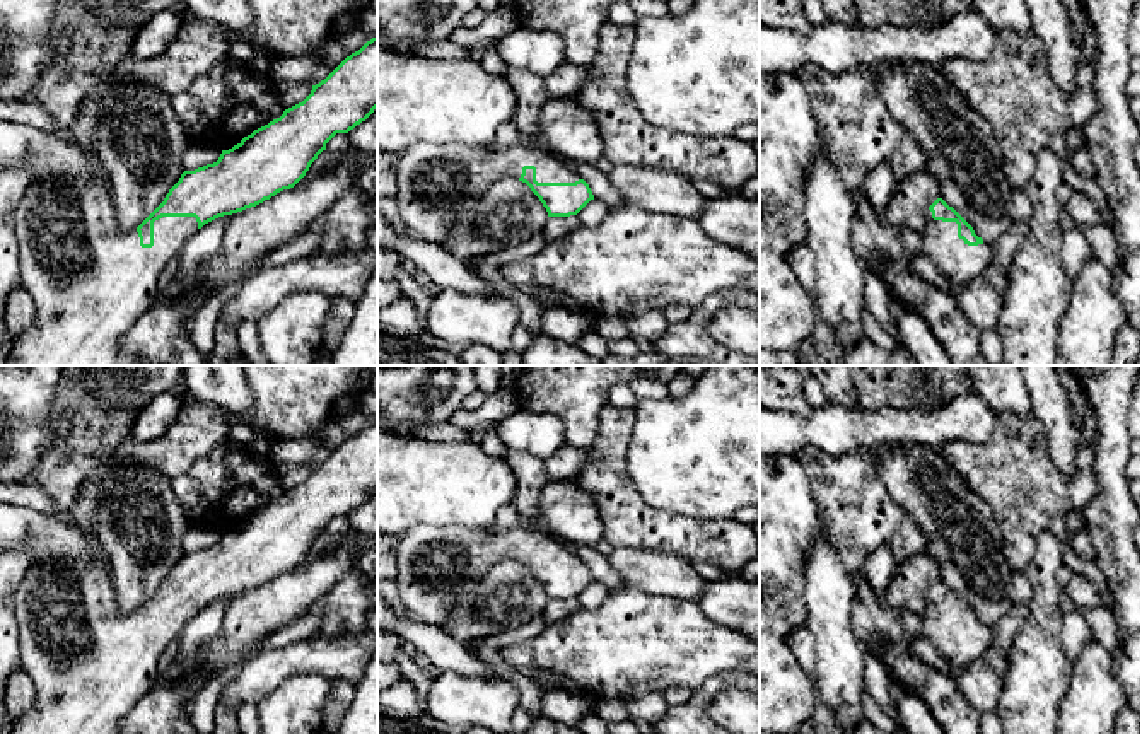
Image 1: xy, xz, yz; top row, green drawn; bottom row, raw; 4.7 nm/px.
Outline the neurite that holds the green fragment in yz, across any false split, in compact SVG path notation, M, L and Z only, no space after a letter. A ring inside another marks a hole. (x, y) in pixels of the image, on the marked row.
M942 198L927 210L922 236L925 254L949 280L946 288L954 299L992 259L992 248Z

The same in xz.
M418 143L408 149L398 164L396 203L399 217L420 239L439 242L464 218L473 217L483 193L498 179L514 178L526 183L539 198L548 217L577 215L594 195L560 157L527 143L509 149L492 145L432 145Z

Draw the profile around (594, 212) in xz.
M594 198L577 213L577 217L580 225L596 227L608 217L609 212L611 208L604 201Z

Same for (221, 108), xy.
M224 58L172 97L172 109L191 143L229 150L283 114L270 77Z

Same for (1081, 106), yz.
M1092 85L1072 96L1069 101L1069 113L1072 116L1075 128L1082 128L1092 118L1096 108L1098 99Z

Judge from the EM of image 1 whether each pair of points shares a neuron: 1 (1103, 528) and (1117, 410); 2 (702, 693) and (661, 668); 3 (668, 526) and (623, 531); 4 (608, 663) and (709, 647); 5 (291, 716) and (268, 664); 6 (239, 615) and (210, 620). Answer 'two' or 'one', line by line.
1: one
2: two
3: one
4: one
5: two
6: two

